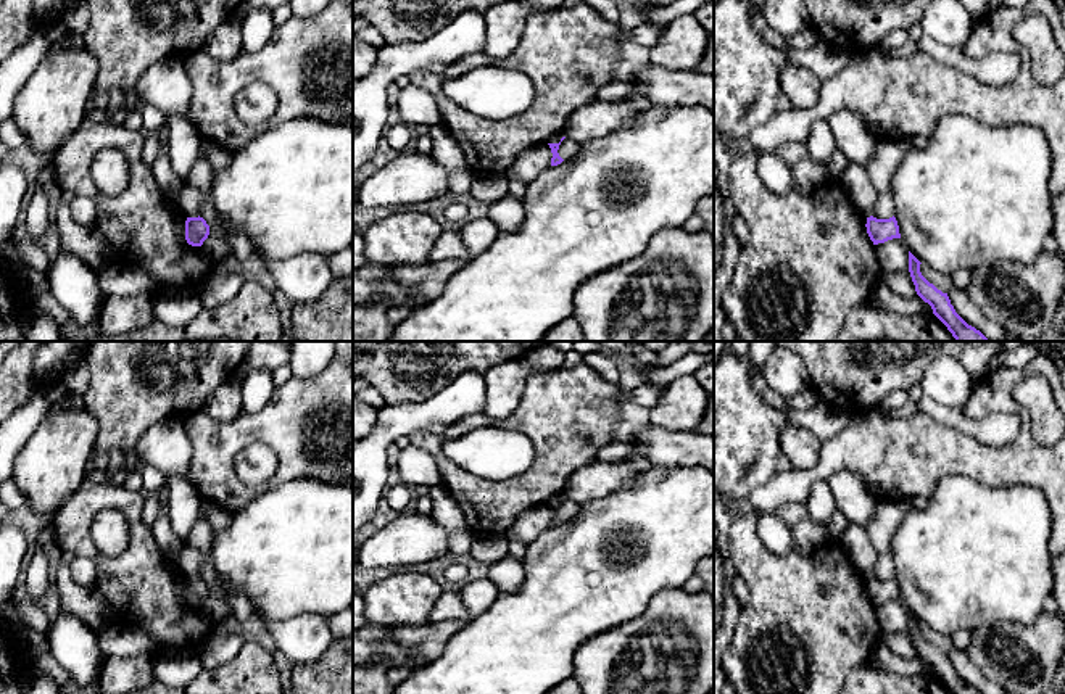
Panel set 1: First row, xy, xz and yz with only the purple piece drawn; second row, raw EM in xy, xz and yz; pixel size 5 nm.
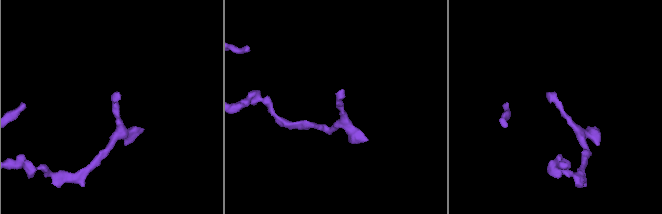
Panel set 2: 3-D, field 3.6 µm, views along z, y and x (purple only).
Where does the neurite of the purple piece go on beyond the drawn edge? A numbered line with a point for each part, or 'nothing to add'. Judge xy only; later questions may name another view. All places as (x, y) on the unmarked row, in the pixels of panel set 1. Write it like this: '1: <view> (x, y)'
nothing to add

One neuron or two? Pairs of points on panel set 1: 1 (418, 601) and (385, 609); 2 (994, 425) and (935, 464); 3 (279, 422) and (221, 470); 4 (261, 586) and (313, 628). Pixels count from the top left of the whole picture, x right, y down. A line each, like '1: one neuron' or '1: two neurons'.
1: one neuron
2: two neurons
3: one neuron
4: two neurons

